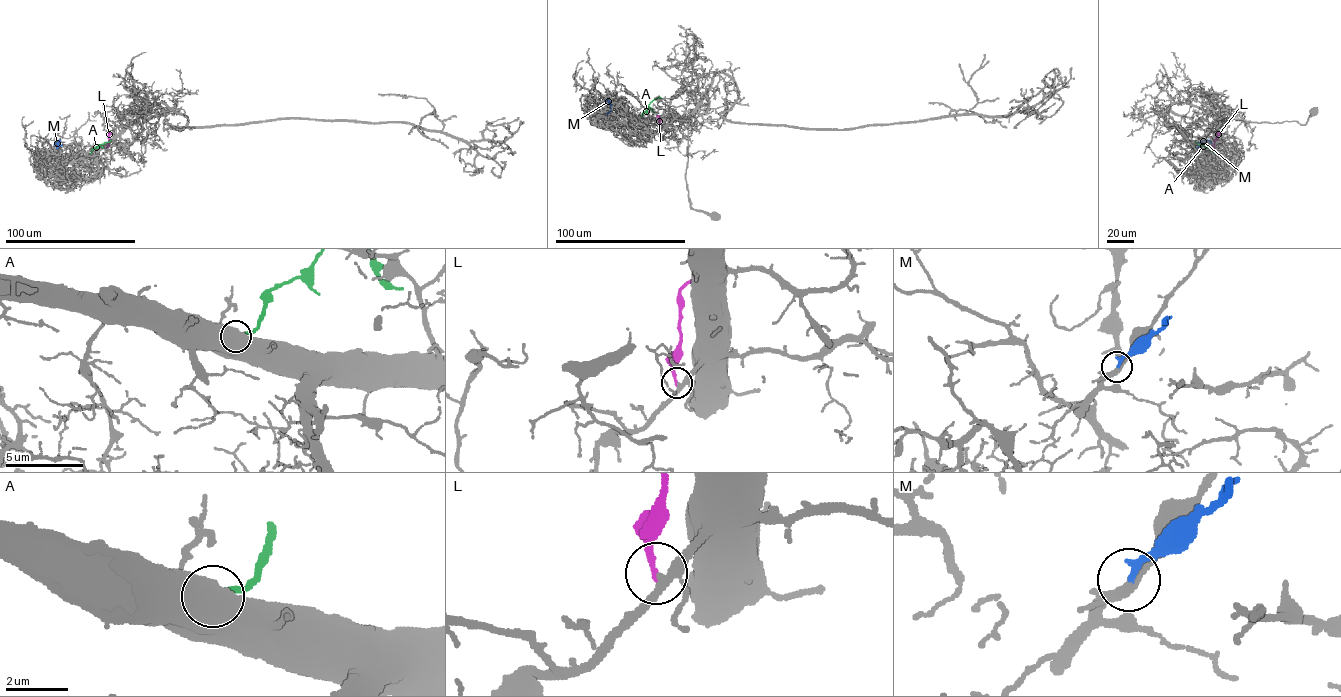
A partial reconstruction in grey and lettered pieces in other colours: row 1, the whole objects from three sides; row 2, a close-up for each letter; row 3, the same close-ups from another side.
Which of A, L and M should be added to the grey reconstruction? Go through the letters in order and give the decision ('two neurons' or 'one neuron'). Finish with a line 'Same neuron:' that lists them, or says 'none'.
A: two neurons
L: two neurons
M: one neuron
Same neuron: M

